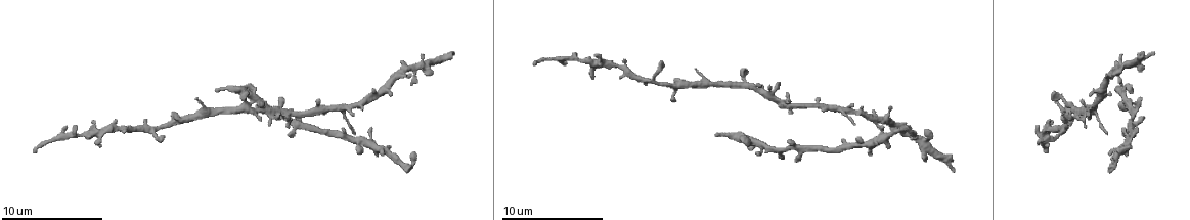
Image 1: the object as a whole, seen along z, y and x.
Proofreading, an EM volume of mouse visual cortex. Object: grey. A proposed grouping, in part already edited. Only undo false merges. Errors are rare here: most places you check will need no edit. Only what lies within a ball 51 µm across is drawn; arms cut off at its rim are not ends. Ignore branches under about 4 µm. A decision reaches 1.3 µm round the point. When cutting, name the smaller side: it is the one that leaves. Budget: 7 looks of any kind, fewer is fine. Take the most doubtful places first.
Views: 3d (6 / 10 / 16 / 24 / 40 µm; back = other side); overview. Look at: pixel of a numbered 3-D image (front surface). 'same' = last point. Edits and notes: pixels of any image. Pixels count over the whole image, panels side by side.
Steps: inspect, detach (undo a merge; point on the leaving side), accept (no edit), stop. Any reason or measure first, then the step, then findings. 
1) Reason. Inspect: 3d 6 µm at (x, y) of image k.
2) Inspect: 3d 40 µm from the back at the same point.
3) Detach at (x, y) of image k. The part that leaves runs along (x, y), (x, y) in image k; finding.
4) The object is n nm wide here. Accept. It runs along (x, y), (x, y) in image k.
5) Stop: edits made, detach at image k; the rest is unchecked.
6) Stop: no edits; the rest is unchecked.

Arms part here. Inspect: 3d 10 µm at (844, 148) of image 1.

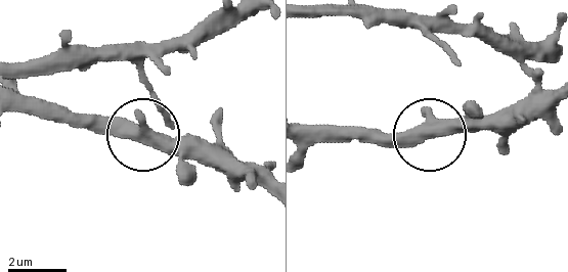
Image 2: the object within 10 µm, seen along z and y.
Inspect: 3d 6 µm at (427, 130) of image 2.

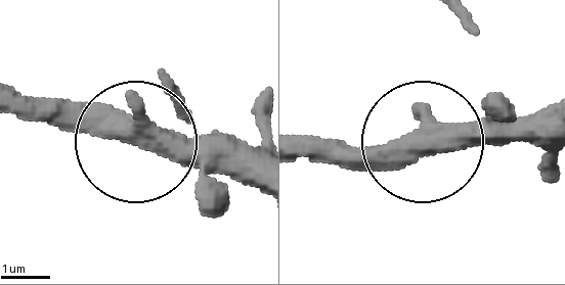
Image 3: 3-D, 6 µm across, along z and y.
3 arms meet here. Accept. It runs along (170, 90), (137, 114), (141, 135), (260, 147) in image 3; all the same neuron.

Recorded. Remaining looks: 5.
Looks like a crossing. Inspect: 3d 16 µm at (341, 111) of image 1.

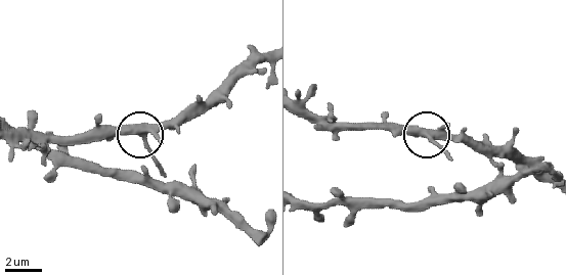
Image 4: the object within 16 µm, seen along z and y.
The object is 340 nm wide here. Accept. It runs along (23, 137), (155, 133), (180, 121) in image 4; continuous, no second neuron.

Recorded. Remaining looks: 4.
Inspect: 3d 10 µm at (1081, 110) of image 1.

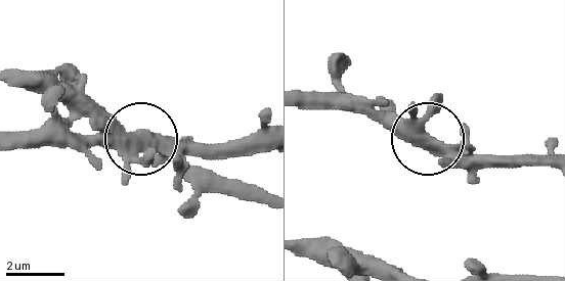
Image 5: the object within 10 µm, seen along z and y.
The object is 420 nm wide here. Accept. It runs along (142, 143), (57, 139) in image 5; continuous, no second neuron.

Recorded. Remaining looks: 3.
Side arm on a straight run. Inspect: 3d 10 µm at (159, 127) of image 1.

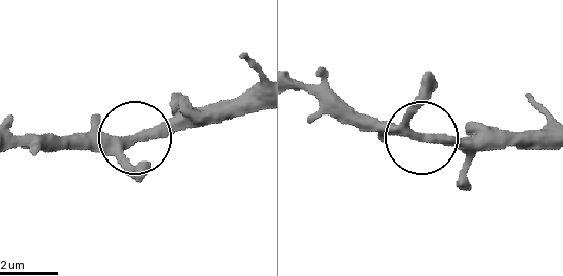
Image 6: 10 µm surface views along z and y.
3 arms meet here. Accept. One neuron here.

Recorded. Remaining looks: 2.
Stop: no edits; the rest is unchecked.

